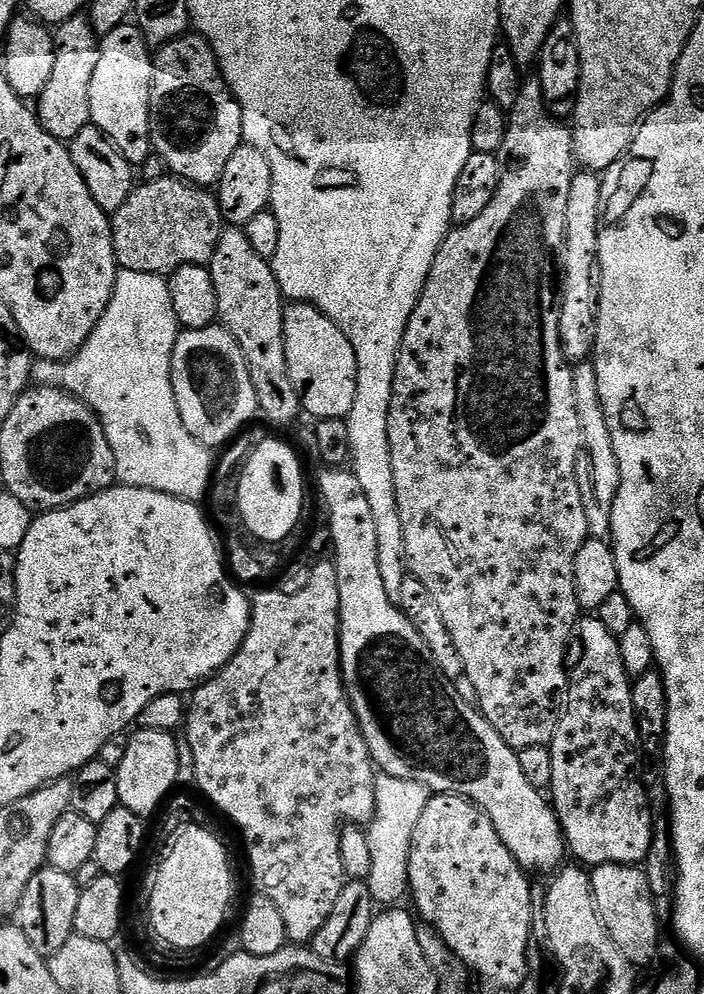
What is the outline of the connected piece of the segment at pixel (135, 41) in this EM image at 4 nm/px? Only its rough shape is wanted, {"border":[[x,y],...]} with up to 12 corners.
{"border":[[135,23],[101,39],[91,123],[133,166],[154,152],[153,53]]}

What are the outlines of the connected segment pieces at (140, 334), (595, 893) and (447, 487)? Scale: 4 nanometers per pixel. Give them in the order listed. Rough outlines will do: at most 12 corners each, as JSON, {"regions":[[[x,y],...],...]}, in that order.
{"regions":[[[121,269],[37,385],[88,404],[116,479],[200,502],[214,456],[178,414],[165,277]],[[634,864],[591,869],[608,937],[632,965],[660,948],[650,878]],[[525,79],[494,202],[396,359],[411,576],[549,747],[582,616],[560,341],[571,127]]]}

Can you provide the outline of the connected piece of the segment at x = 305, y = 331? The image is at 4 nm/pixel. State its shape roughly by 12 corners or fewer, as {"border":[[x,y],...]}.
{"border":[[313,304],[284,310],[286,366],[313,421],[354,410],[350,338]]}

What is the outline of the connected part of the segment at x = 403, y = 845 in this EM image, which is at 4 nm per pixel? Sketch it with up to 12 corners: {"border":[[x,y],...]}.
{"border":[[381,775],[366,831],[377,906],[409,895],[422,782]]}

